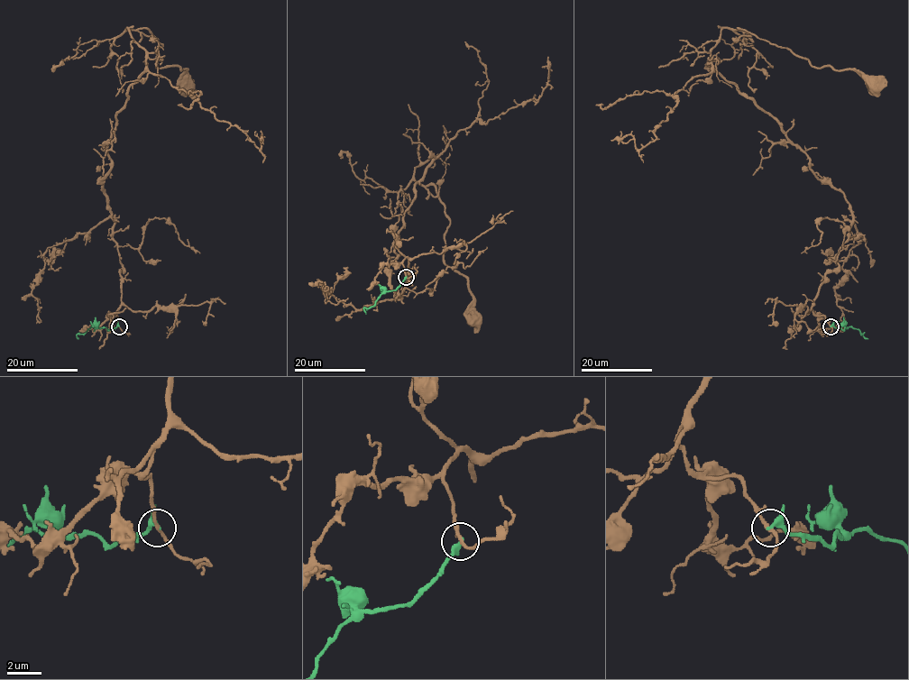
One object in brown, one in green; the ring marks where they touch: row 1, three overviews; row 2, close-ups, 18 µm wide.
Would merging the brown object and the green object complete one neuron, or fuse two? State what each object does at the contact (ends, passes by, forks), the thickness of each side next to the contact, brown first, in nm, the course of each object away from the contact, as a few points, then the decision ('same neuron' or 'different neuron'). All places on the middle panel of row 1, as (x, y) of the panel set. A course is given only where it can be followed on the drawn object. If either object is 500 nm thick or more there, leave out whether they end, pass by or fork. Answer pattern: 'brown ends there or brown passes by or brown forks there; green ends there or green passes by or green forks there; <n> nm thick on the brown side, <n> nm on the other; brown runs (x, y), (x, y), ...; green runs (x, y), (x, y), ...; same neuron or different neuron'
brown passes by; green passes by; 170 nm thick on the brown side, 260 nm on the other; brown runs (406, 277), (406, 257), (400, 298), (394, 239), (433, 156), (414, 178), (445, 206), (472, 320); green runs (406, 277), (395, 289), (385, 291), (376, 304), (364, 308), (366, 313); different neuron

